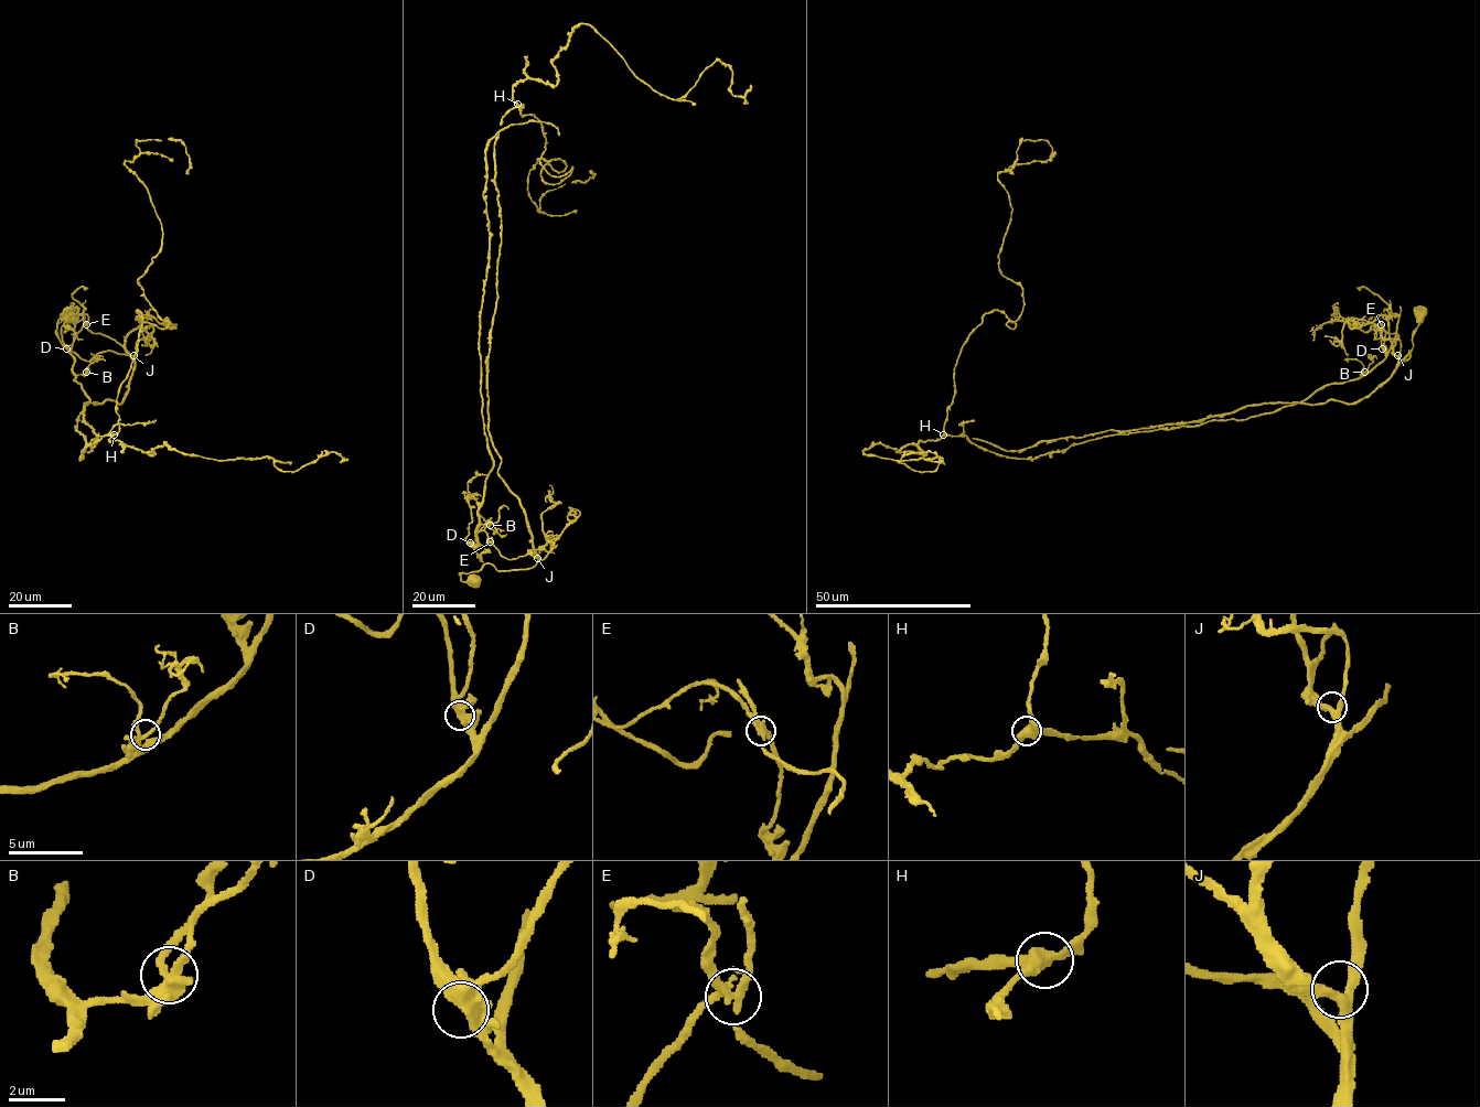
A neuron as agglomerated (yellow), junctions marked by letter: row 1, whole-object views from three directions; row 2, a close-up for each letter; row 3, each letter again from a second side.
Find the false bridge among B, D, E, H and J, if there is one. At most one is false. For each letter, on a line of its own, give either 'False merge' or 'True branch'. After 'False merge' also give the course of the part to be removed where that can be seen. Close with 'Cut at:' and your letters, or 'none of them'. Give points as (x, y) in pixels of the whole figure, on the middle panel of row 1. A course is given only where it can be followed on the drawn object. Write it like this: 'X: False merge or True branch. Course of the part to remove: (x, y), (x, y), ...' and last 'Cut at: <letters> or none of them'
B: True branch
D: True branch
E: False merge. Course of the part to remove: (490, 541), (471, 543), (493, 466), (479, 331), (486, 144), (531, 121), (558, 135)
H: True branch
J: True branch
Cut at: E

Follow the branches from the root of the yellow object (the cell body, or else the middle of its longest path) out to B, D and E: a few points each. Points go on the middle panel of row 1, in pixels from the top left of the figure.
B: (471, 581), (460, 576), (485, 563), (511, 570), (538, 561), (473, 546), (476, 528), (490, 525)
D: (471, 581), (460, 576), (485, 563), (523, 570), (538, 559), (506, 559), (490, 541), (470, 543)
E: (471, 581), (460, 576), (485, 563), (511, 570), (538, 561), (531, 554), (506, 559), (490, 541)

